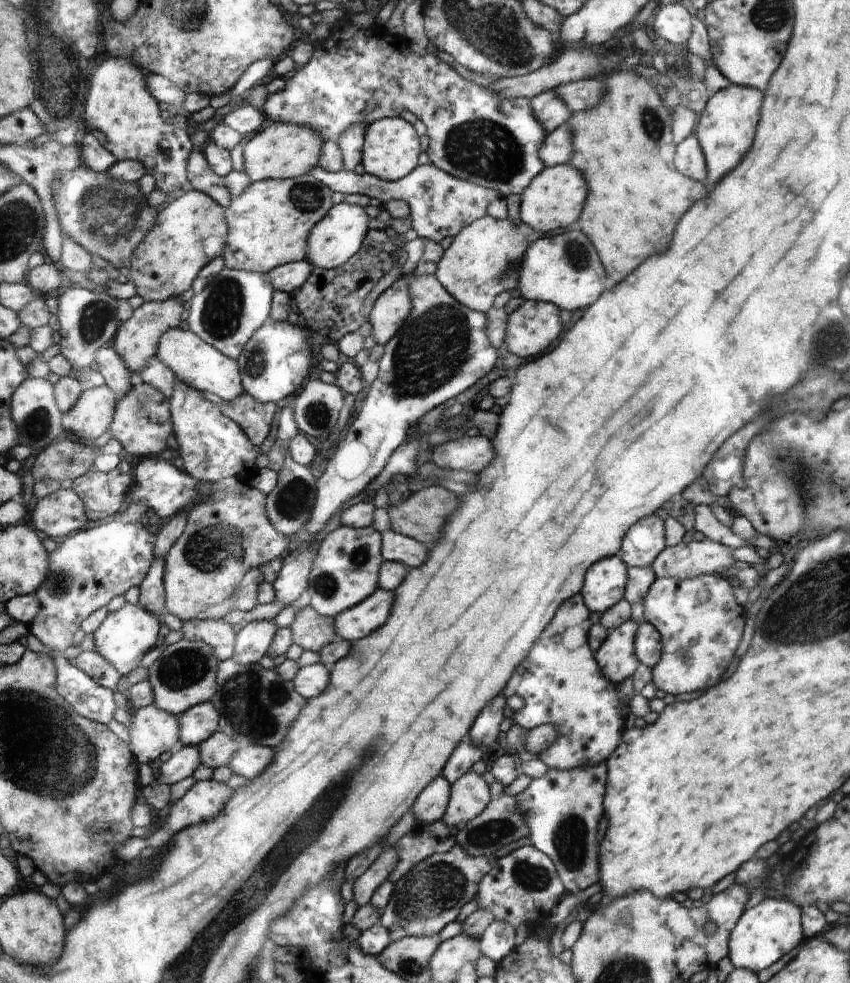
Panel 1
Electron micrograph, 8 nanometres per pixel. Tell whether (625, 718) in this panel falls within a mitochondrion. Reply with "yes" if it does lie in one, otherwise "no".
no

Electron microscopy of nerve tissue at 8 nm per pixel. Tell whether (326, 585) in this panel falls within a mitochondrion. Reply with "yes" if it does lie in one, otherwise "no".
yes

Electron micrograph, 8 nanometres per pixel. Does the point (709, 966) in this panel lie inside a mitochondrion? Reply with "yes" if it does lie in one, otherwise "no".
no

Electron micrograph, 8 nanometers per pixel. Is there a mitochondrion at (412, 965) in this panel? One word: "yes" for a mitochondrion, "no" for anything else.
yes

